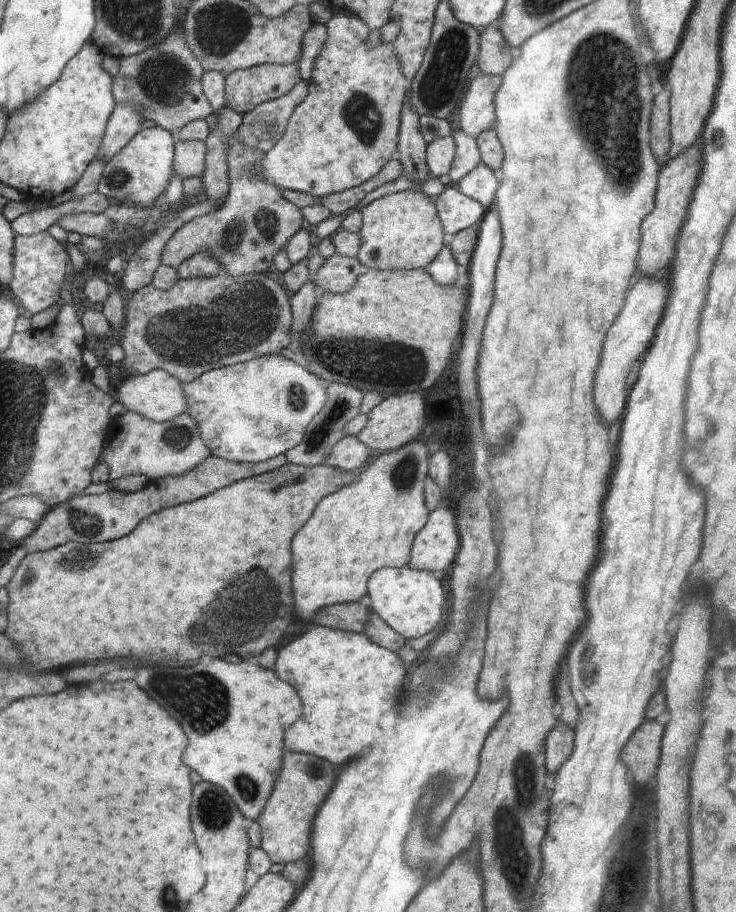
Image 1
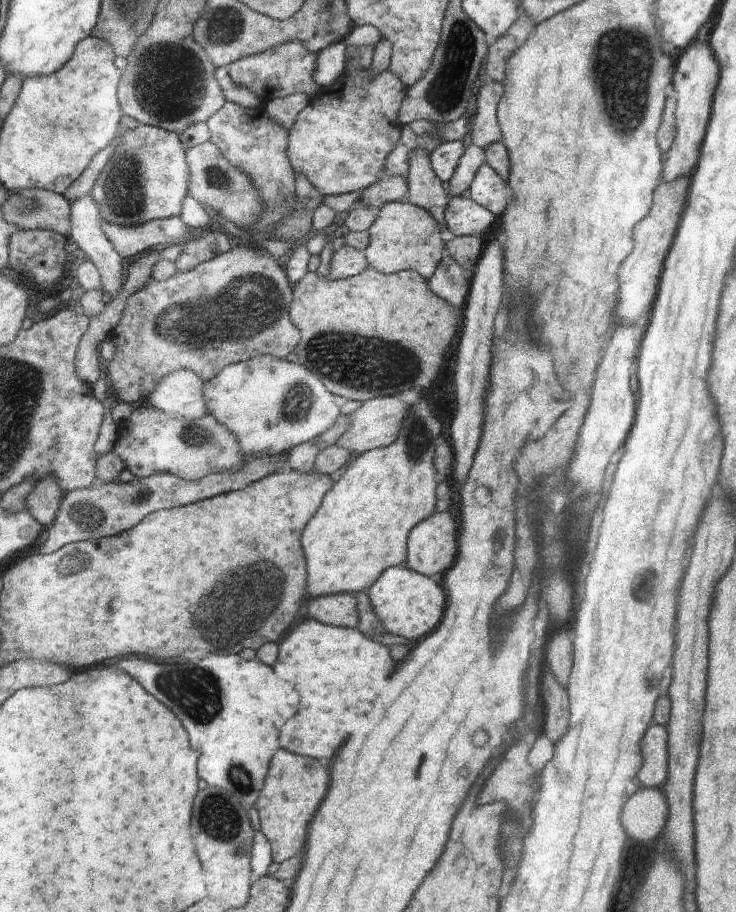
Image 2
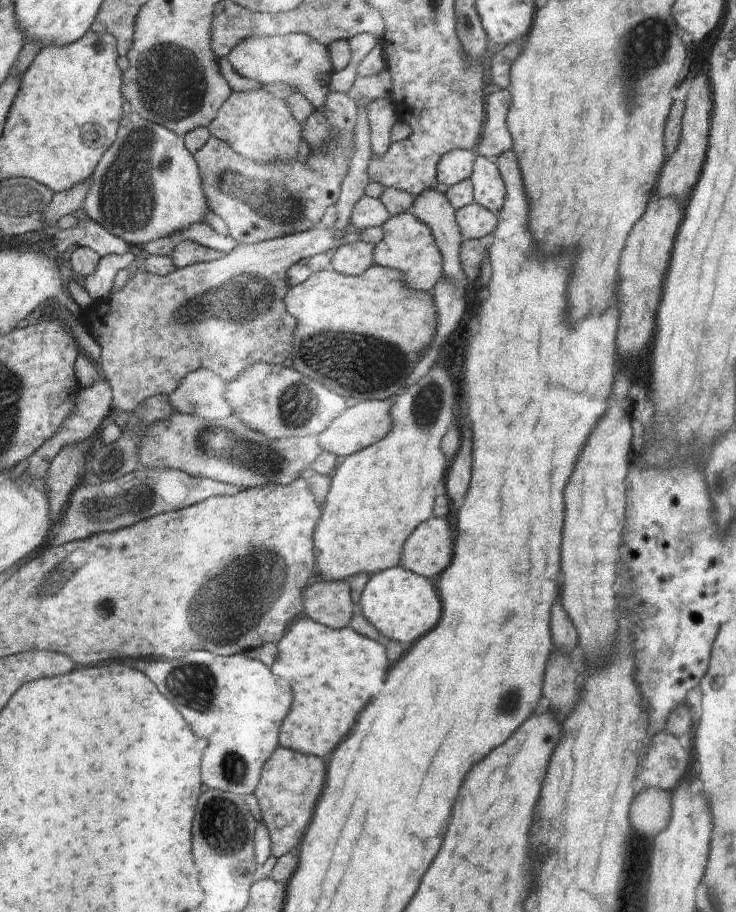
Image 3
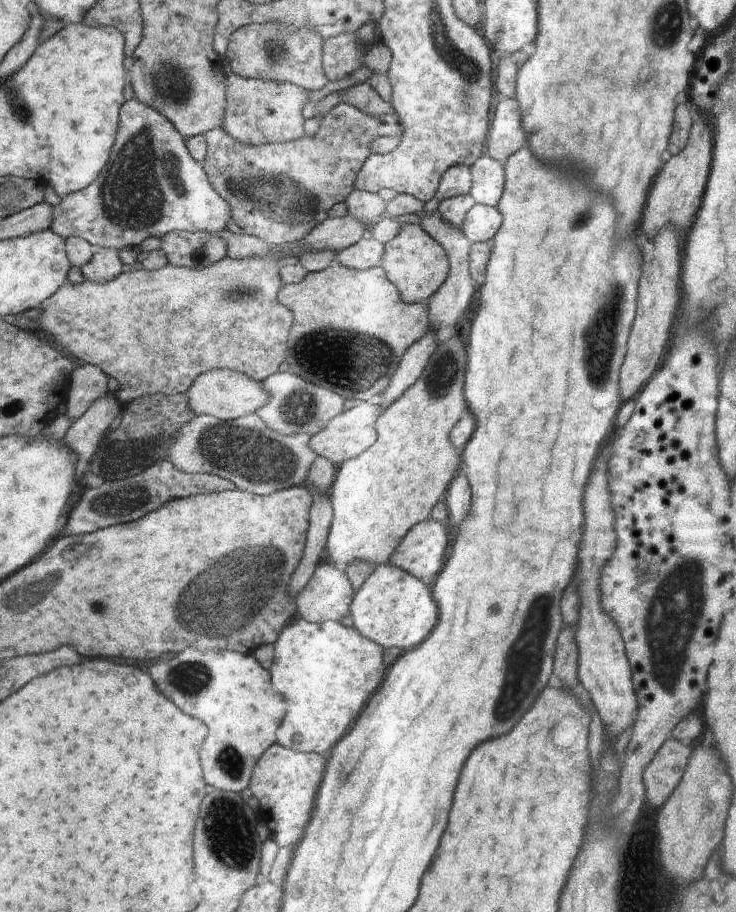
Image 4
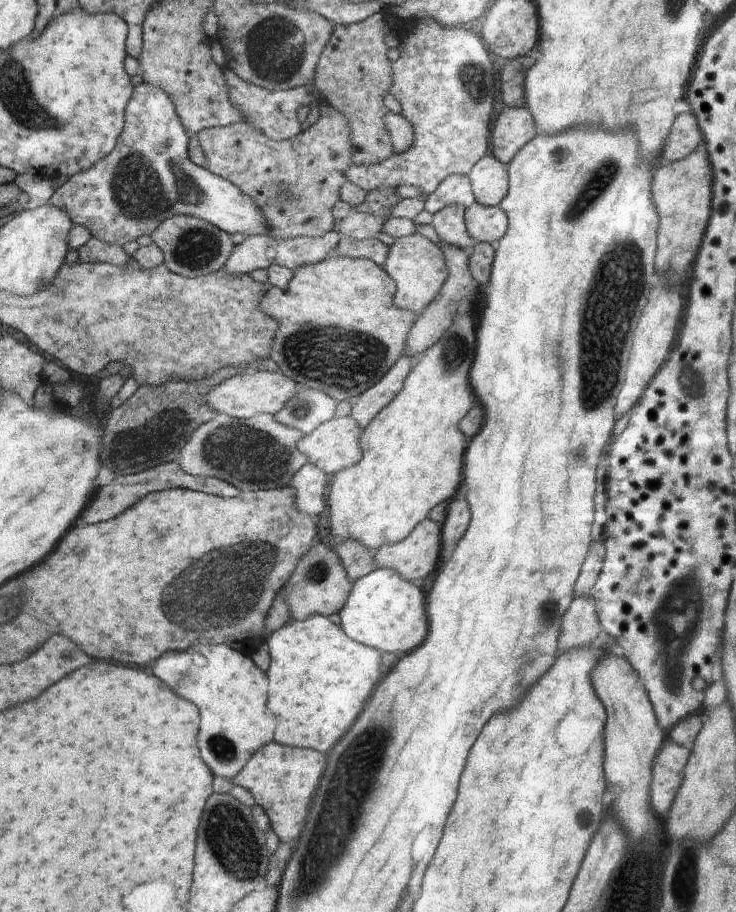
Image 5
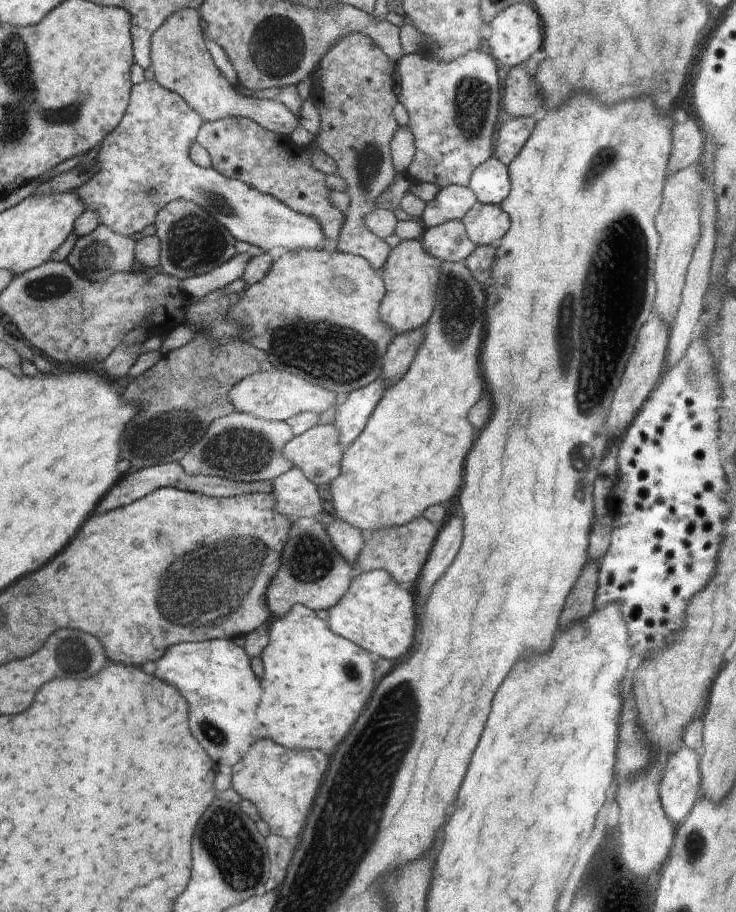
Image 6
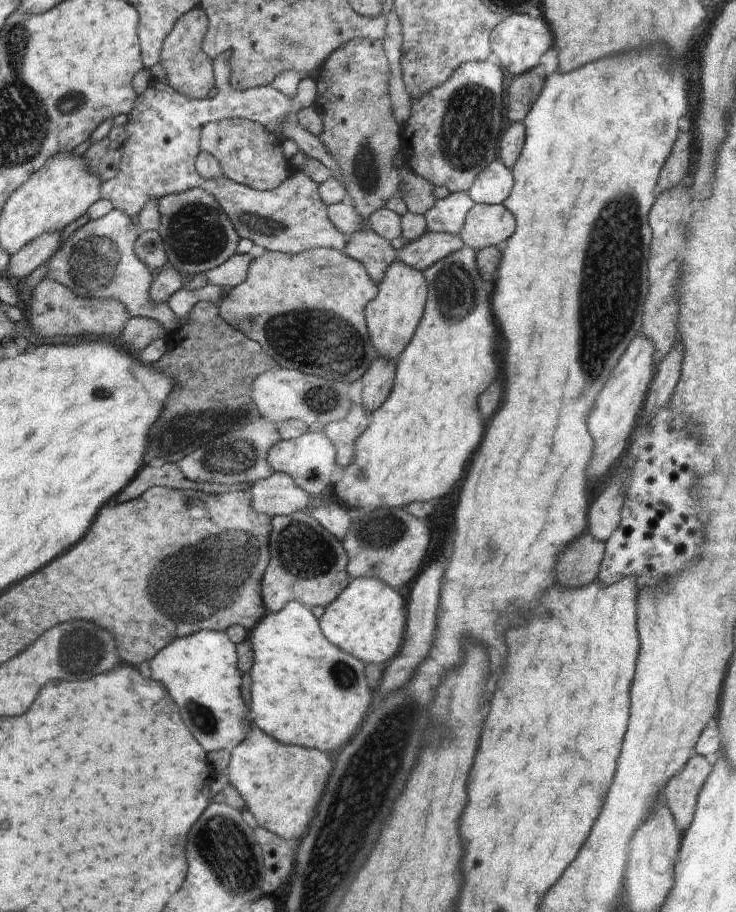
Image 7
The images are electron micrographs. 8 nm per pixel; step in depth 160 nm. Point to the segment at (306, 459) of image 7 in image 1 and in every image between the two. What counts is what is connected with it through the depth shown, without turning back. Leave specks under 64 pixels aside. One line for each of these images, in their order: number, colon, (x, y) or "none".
1: (396, 420)
2: (376, 424)
3: (367, 422)
4: (353, 431)
5: (335, 444)
6: (317, 453)

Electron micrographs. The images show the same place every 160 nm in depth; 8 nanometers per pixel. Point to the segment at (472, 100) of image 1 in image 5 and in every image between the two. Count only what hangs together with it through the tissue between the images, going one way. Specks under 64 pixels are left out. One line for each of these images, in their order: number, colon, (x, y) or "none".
2: (486, 130)
3: (496, 140)
4: (507, 135)
5: (513, 128)

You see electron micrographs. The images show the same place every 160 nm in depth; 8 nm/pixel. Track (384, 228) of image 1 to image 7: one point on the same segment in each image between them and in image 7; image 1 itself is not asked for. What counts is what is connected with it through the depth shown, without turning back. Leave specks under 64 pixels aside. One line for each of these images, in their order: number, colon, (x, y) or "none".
2: (403, 236)
3: (408, 245)
4: (414, 261)
5: (418, 266)
6: (412, 276)
7: (393, 317)

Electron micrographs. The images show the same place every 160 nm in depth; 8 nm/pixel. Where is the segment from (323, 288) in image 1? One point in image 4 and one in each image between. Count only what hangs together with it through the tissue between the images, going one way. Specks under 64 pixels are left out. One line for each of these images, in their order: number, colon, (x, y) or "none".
2: (346, 262)
3: (354, 258)
4: (365, 253)

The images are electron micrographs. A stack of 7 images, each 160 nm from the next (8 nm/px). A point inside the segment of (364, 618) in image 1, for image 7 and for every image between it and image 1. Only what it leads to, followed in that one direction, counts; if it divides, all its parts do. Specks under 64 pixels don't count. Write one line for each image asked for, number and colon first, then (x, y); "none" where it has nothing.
2: (339, 610)
3: (328, 602)
4: (327, 595)
5: (320, 586)
6: (313, 573)
7: (308, 565)

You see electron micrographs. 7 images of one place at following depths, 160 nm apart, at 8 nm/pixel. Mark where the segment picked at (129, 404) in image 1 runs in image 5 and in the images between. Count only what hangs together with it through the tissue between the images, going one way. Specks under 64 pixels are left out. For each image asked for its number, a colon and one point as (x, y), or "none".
2: (179, 394)
3: (200, 394)
4: (226, 394)
5: (246, 394)

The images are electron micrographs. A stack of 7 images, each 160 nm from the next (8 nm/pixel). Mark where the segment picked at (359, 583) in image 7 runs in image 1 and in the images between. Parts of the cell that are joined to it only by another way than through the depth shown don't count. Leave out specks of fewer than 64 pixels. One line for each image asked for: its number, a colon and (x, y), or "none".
1: (409, 601)
2: (408, 603)
3: (401, 605)
4: (393, 608)
5: (384, 611)
6: (376, 614)

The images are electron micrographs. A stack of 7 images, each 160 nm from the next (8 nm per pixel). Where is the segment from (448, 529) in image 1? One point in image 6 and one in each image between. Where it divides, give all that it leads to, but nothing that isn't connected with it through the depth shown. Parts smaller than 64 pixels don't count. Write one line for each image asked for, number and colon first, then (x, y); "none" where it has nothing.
2: (432, 546)
3: (428, 552)
4: (421, 553)
5: (414, 558)
6: (402, 550)

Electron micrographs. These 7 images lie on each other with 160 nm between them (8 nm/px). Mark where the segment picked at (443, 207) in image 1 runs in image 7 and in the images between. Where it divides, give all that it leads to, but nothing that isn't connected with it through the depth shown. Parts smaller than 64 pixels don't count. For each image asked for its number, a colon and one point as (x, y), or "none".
2: (462, 215)
3: (475, 221)
4: (481, 223)
5: (485, 224)
6: (484, 223)
7: (487, 225)

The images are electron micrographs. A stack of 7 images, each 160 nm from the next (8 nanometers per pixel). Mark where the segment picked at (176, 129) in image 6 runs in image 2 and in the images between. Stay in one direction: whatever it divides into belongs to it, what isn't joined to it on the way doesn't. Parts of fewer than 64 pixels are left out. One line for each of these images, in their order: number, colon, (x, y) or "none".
2: (147, 175)
3: (151, 187)
4: (152, 186)
5: (149, 178)

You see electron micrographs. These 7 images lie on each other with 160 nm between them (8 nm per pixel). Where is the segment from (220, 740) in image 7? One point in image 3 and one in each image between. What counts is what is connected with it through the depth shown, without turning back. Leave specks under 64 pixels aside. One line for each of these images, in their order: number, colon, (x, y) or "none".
3: (236, 703)
4: (230, 691)
5: (231, 690)
6: (216, 677)

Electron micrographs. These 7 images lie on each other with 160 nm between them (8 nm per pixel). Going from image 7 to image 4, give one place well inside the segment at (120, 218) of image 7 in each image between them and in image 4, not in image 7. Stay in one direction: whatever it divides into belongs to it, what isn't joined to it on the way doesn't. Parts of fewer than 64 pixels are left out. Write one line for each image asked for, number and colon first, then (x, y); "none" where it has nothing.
4: (105, 265)
5: (94, 251)
6: (98, 256)

